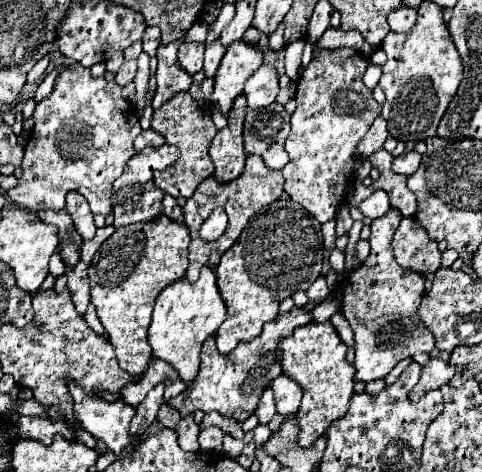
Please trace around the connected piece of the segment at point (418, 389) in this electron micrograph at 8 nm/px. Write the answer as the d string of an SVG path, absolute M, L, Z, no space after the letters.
M435 357L435 359L429 359L427 365L421 367L421 377L419 377L419 383L411 389L409 393L409 399L413 403L417 403L427 391L433 391L433 389L439 389L441 385L449 383L449 379L455 375L455 369L445 363L443 359Z

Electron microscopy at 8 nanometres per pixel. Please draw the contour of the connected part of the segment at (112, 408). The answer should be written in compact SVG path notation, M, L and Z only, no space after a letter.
M75 381L67 383L73 397L73 413L79 425L101 439L115 455L119 455L127 445L139 445L139 439L129 437L129 421L136 409L125 405L121 399L109 403L105 399L89 397Z

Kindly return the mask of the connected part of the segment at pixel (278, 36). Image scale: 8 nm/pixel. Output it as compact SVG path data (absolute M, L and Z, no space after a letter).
M283 23L277 27L277 31L269 37L269 49L273 51L281 51L285 49L285 39L283 39Z

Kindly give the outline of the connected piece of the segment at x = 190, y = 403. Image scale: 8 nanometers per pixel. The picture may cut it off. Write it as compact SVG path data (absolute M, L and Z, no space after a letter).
M295 307L279 315L269 325L265 325L261 337L253 339L251 343L241 343L229 355L221 355L217 353L217 349L209 349L209 351L203 349L201 351L201 371L197 375L197 381L193 381L193 385L185 393L179 393L177 397L173 397L169 405L175 407L181 413L181 417L187 417L193 411L201 409L205 413L217 411L221 415L233 417L235 421L243 423L249 415L253 415L265 387L269 387L271 381L283 373L281 353L279 353L277 343L281 341L281 337L291 335L293 329L303 323L311 323L311 315L309 311L299 311L299 307Z

